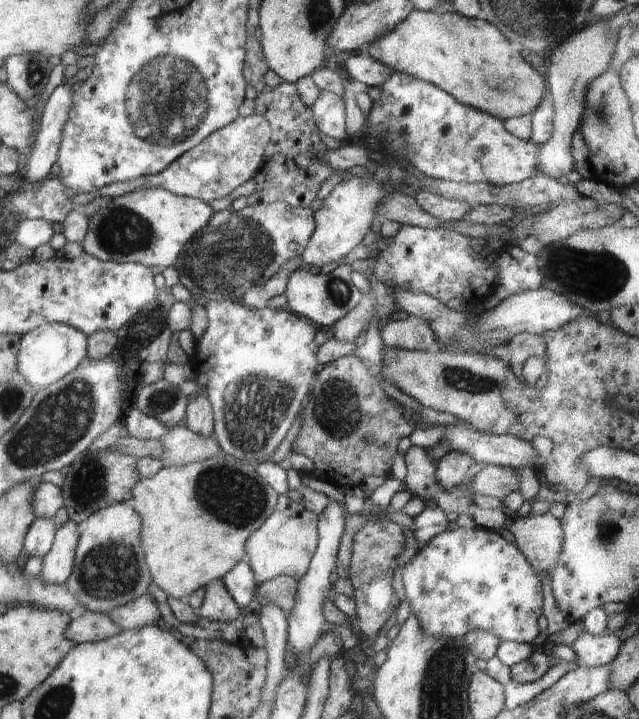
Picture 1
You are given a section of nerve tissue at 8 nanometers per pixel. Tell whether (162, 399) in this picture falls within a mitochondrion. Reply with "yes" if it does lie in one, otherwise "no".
yes

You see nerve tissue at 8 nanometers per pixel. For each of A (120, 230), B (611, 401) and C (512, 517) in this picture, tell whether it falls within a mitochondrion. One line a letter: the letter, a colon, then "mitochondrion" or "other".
A: mitochondrion
B: other
C: other

